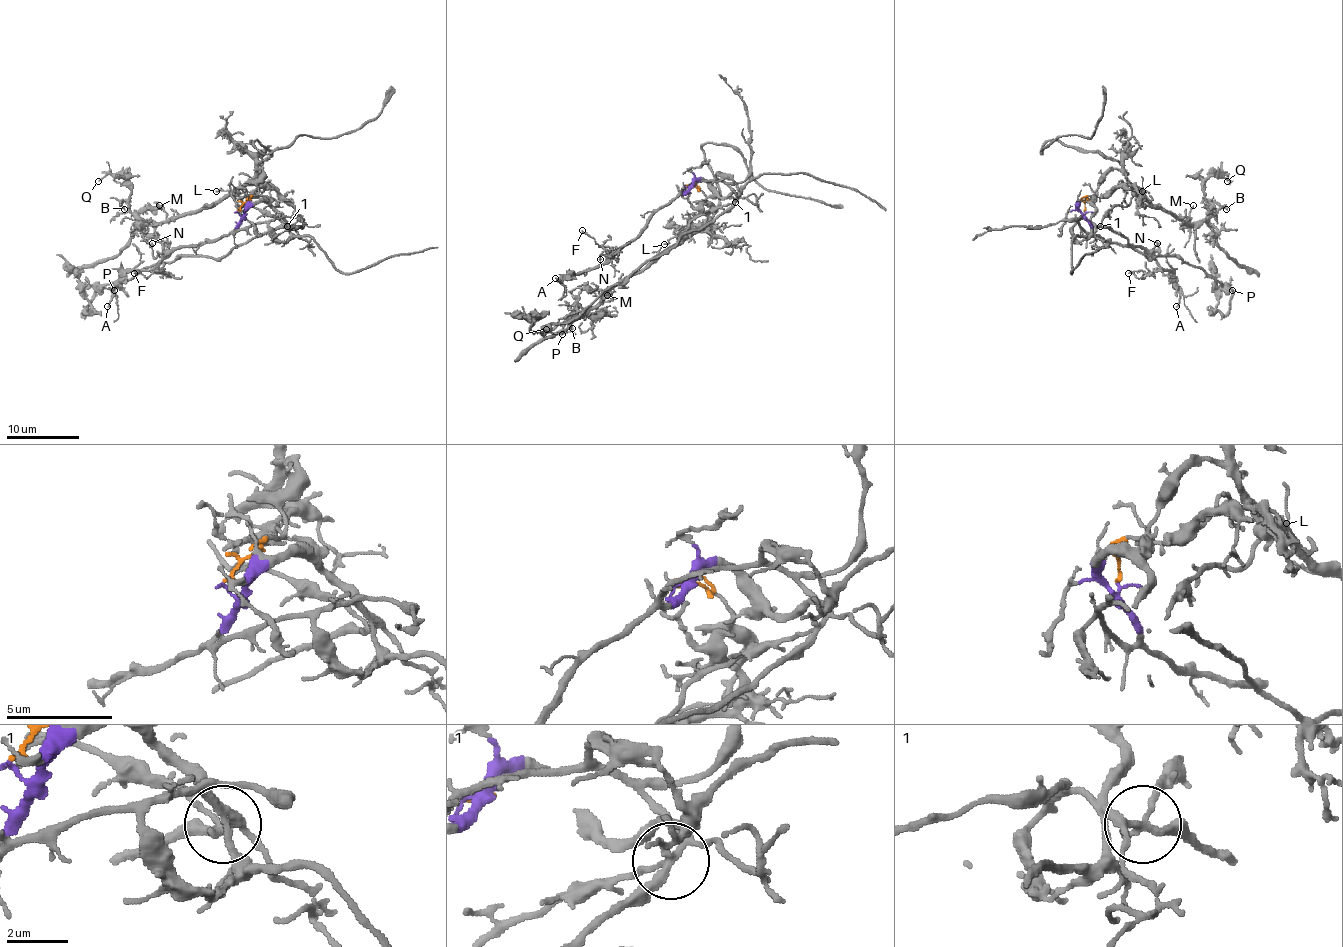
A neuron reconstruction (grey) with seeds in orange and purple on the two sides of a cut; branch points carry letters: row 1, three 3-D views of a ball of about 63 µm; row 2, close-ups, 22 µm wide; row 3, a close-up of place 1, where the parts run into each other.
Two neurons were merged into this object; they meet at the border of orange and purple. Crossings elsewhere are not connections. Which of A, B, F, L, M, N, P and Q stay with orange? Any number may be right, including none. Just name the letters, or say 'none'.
B, L, M, Q

